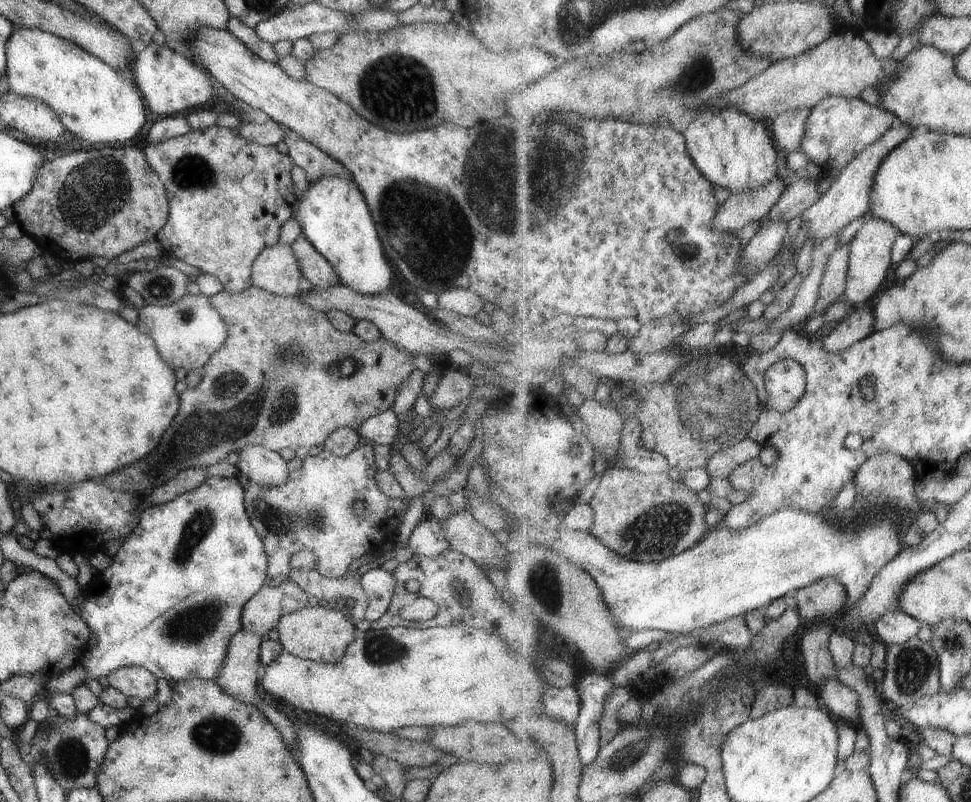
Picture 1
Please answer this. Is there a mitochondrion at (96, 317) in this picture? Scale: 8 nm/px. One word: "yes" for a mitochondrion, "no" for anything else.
no

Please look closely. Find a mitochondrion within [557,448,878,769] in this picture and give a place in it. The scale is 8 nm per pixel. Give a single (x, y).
(660, 529)

